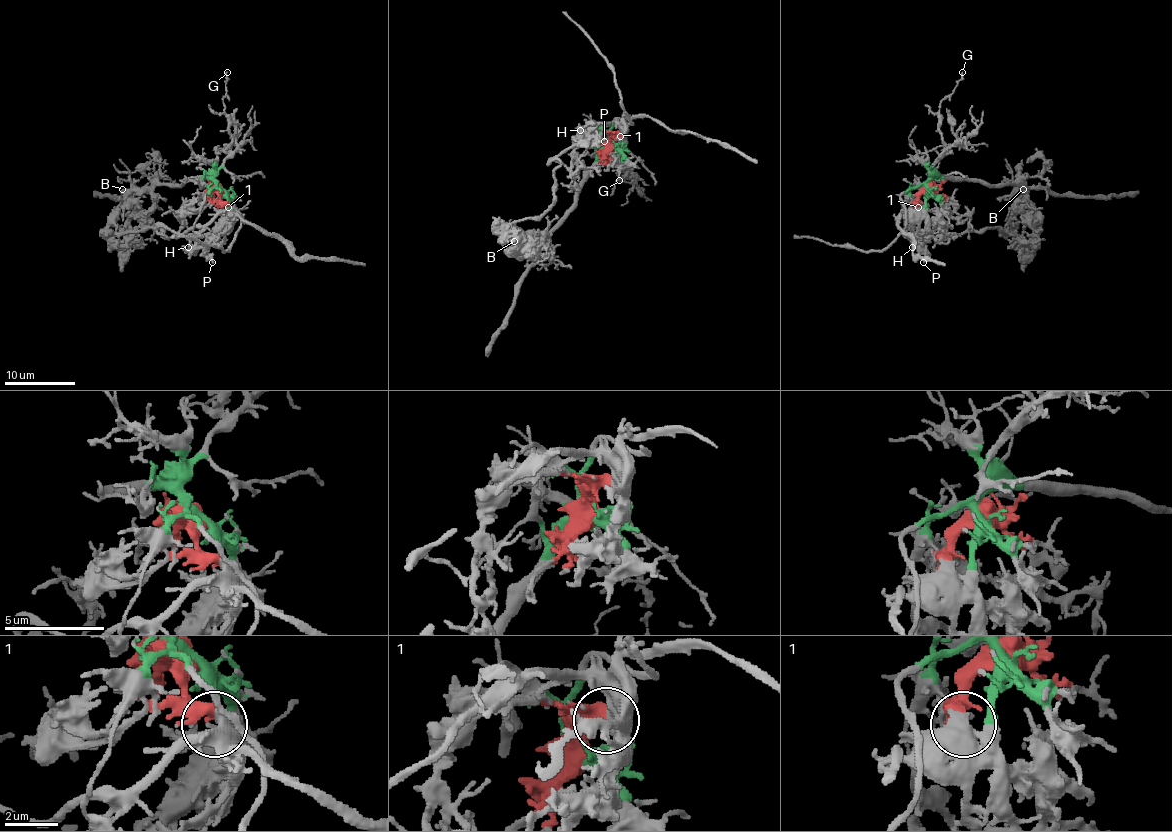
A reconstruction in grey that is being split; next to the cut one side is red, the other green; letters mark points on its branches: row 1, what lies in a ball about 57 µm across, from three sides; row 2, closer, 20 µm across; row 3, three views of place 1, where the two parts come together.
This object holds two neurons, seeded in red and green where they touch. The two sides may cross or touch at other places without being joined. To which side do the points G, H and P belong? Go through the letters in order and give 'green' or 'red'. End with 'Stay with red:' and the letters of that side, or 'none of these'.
G: green
H: red
P: red
Stay with red: H, P

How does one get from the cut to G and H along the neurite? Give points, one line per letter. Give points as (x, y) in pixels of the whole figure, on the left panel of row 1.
G: (218, 187), (214, 171), (230, 148), (232, 135), (223, 98), (227, 91), (227, 71)
H: (218, 187), (220, 197), (228, 208), (188, 247)

